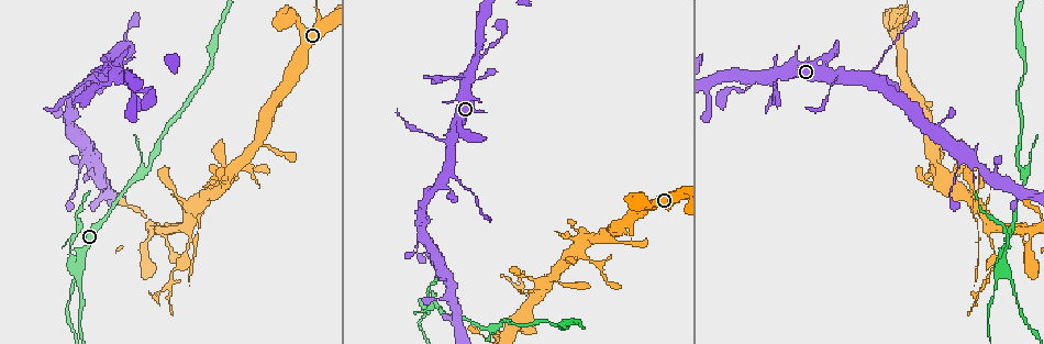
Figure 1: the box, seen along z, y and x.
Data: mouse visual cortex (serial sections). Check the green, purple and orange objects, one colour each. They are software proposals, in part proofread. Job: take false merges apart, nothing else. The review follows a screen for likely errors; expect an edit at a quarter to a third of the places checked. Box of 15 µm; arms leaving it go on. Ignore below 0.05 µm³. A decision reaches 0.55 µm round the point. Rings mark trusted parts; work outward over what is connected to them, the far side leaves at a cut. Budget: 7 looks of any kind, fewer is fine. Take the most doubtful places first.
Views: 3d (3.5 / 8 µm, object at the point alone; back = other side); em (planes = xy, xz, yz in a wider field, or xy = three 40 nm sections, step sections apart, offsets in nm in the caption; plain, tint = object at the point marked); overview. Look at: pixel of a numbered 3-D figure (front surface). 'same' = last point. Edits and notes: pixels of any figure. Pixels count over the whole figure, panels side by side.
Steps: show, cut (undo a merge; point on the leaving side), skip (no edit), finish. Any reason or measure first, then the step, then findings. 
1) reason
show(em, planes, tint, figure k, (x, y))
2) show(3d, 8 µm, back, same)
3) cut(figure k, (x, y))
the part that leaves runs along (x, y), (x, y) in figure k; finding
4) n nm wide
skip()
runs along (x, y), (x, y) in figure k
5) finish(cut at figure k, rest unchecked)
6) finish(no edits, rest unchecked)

four arms meet
show(3d, 3.5 µm, figure 1, (997, 262))

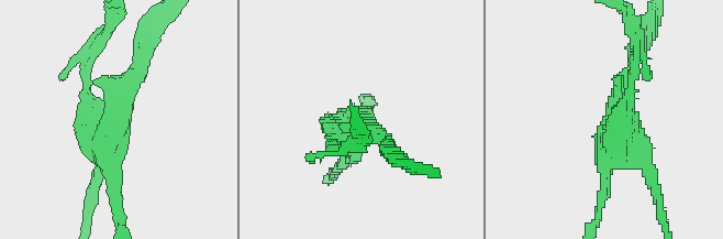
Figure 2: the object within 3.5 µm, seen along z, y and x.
4 arms; arms of 150, 200, 200, 200 nm; need the tissue
show(em, planes, tint, figure 2, (108, 126))

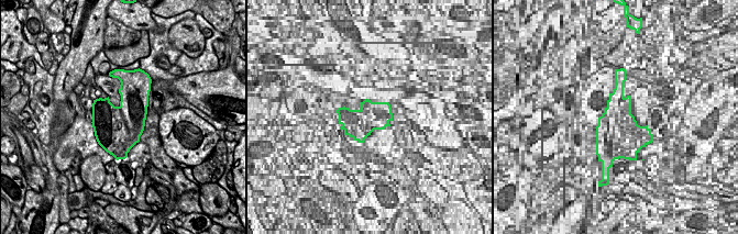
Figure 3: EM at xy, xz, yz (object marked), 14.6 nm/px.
show(em, xy, step 3, tint, same)

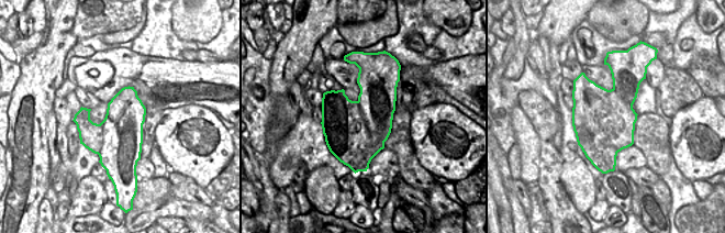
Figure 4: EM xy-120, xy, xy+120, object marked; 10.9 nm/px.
cut(figure 2, (635, 74))
the part that leaves runs along (614, 134), (652, 175), (665, 226) in figure 2; a second cell is stuck on

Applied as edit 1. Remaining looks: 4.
small branch off a trunk
show(em, xy, step 2, tint, figure 1, (226, 177))

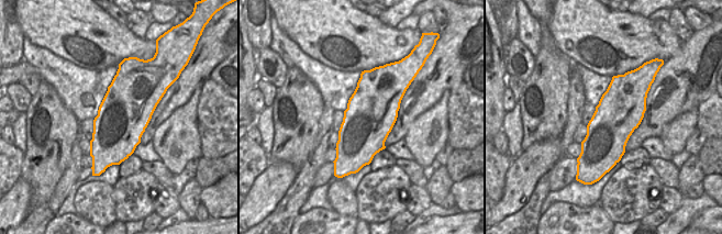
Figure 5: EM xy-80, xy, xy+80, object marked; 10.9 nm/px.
wider look
show(3d, 3.5 µm, same)

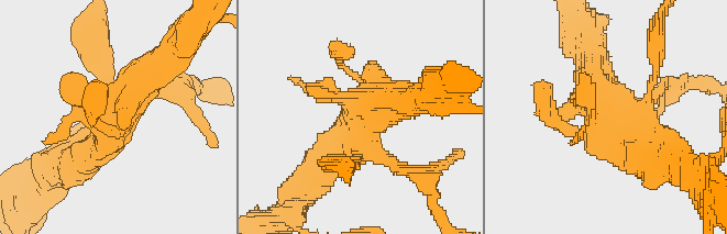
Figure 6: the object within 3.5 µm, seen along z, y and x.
skip()
all the same cell

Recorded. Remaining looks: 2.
branch point
show(3d, 3.5 µm, back, figure 1, (195, 208))

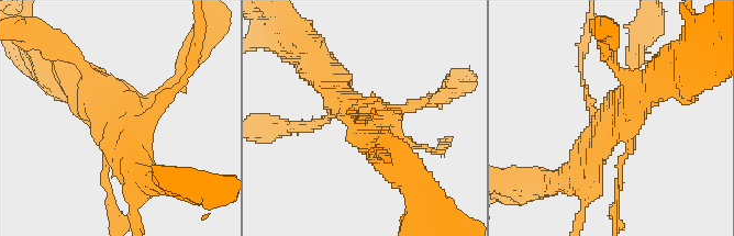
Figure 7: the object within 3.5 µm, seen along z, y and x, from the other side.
now the EM
show(em, xy, step 3, tint, figure 7, (614, 120))

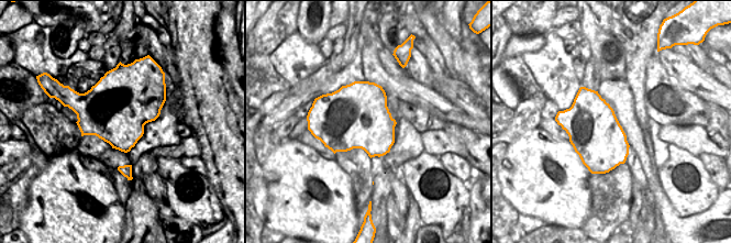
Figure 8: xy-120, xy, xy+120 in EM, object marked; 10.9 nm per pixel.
cut(figure 7, (103, 181))
the part that leaves runs along (629, 143), (618, 167), (615, 227) in figure 7; a second cell is stuck on

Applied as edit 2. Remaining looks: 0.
finish(cut at figure 2, cut at figure 7, rest unchecked)

